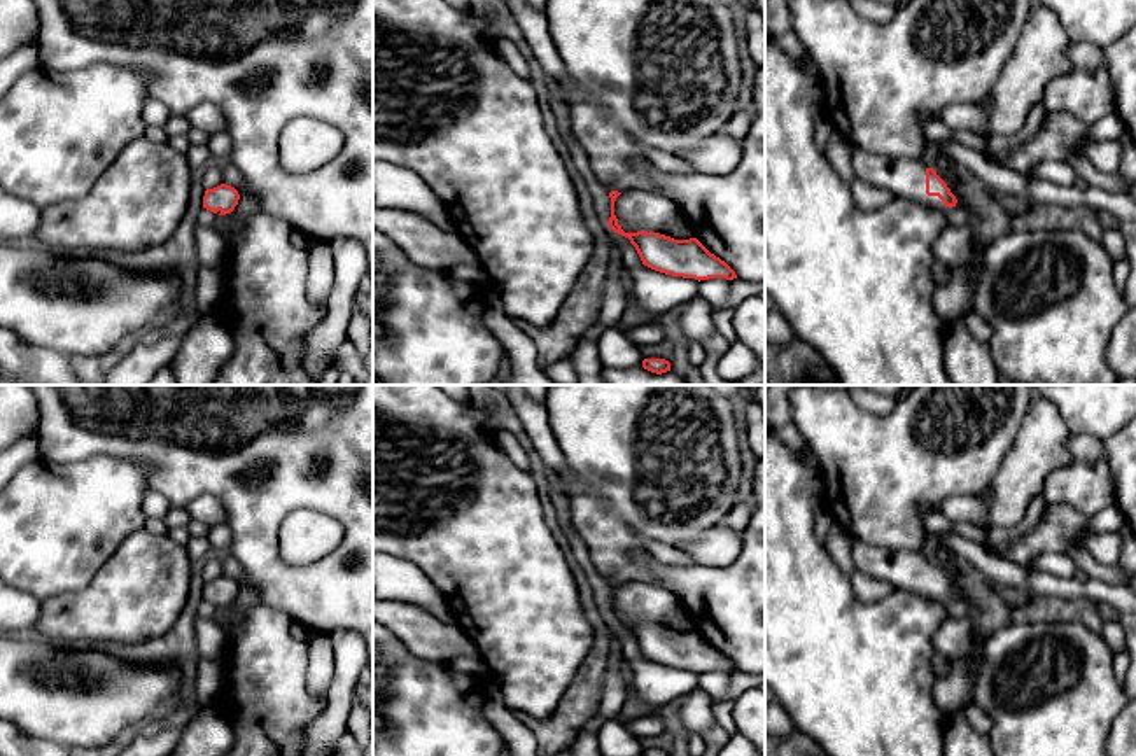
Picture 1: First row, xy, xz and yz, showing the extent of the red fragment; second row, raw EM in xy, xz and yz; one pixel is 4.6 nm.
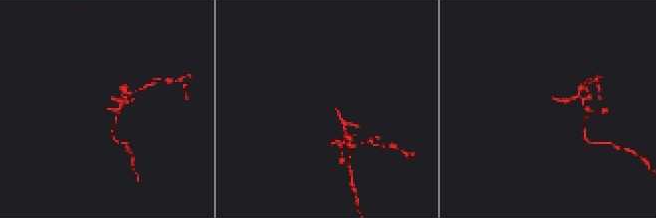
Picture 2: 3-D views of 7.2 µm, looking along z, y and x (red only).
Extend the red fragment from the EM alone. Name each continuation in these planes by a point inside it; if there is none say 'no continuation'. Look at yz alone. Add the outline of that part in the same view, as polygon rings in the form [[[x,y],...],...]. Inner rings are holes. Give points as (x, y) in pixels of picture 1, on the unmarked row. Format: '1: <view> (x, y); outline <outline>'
1: yz (904, 569); outline [[[852,537],[851,556],[856,570],[887,581],[894,590],[908,590],[940,604],[949,600],[938,588],[926,586],[928,555],[877,548]]]

